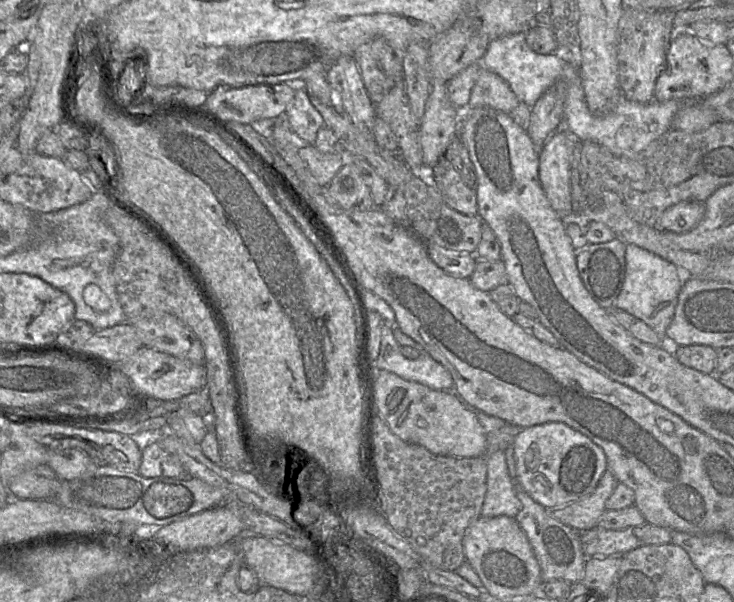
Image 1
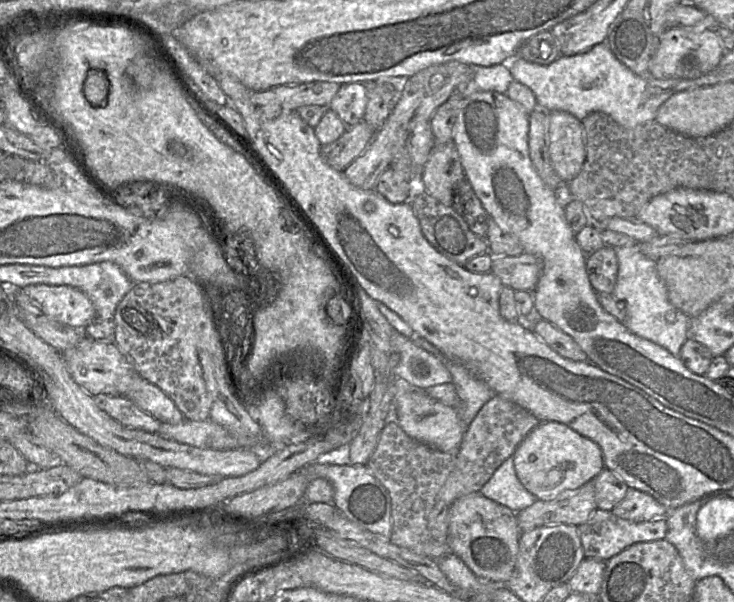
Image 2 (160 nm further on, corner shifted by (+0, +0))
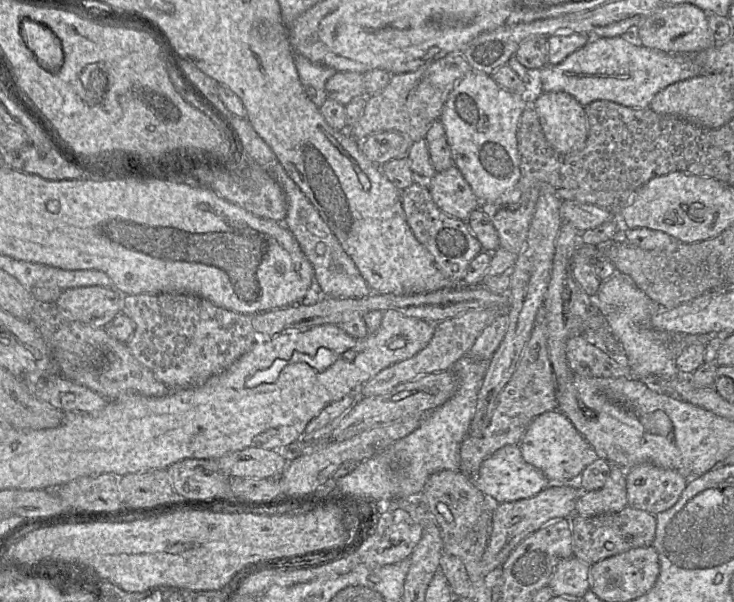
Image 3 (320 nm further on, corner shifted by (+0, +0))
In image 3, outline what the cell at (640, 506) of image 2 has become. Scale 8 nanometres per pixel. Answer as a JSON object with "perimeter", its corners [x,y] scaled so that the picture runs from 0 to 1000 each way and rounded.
{"perimeter":[[[869,771],[853,782],[854,841],[892,857],[921,837],[936,799],[918,781]]]}

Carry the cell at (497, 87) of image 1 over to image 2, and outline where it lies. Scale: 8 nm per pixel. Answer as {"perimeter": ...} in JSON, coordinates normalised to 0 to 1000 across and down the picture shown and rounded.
{"perimeter":[[[684,106],[647,111],[634,146],[634,156],[651,151],[673,151],[688,156],[699,133],[696,120]]]}

